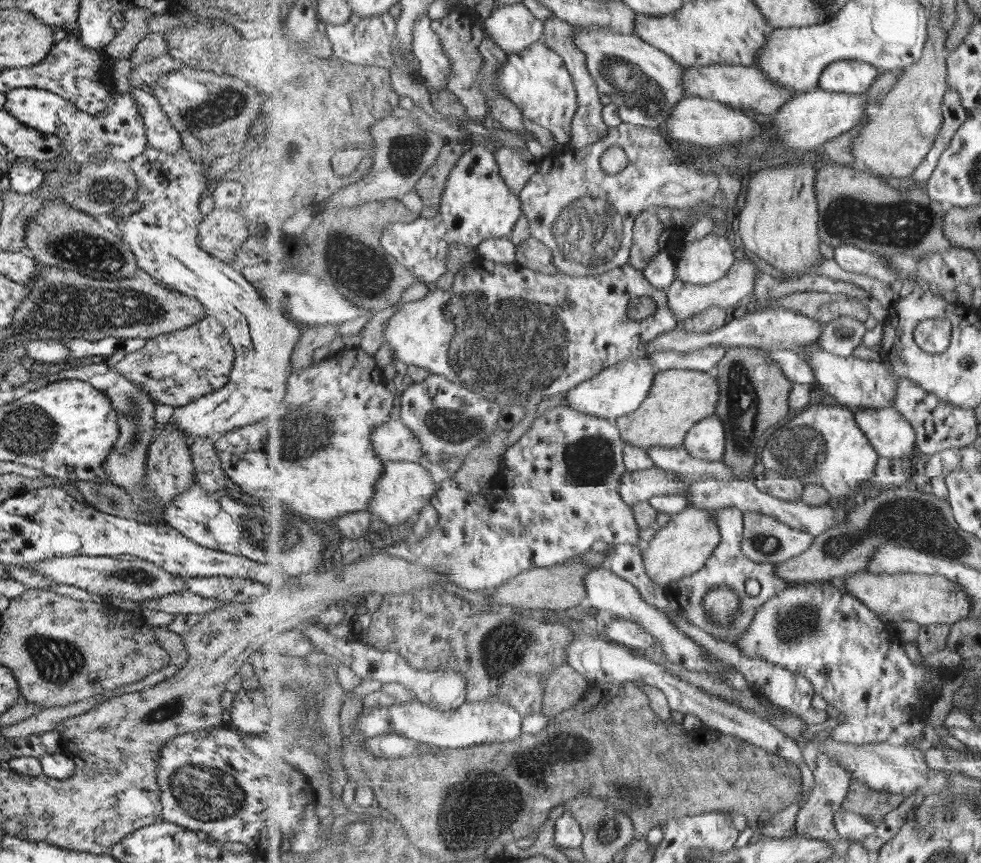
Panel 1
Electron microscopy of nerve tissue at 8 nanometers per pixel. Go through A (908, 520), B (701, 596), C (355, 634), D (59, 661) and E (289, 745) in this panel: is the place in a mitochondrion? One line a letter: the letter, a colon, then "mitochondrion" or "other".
A: mitochondrion
B: other
C: other
D: mitochondrion
E: other

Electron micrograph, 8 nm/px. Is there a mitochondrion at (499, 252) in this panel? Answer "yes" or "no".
no

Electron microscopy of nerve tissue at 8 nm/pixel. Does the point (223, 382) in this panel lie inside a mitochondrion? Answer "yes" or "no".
no

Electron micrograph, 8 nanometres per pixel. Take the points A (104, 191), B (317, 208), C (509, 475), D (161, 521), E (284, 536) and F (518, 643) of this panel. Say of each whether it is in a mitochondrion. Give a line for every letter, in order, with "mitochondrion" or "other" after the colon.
A: mitochondrion
B: other
C: other
D: other
E: mitochondrion
F: mitochondrion

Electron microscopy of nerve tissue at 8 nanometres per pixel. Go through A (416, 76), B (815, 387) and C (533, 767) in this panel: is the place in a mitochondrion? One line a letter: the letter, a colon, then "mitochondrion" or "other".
A: other
B: other
C: mitochondrion

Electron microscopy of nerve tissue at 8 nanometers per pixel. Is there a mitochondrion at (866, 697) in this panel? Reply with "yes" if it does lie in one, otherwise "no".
no

